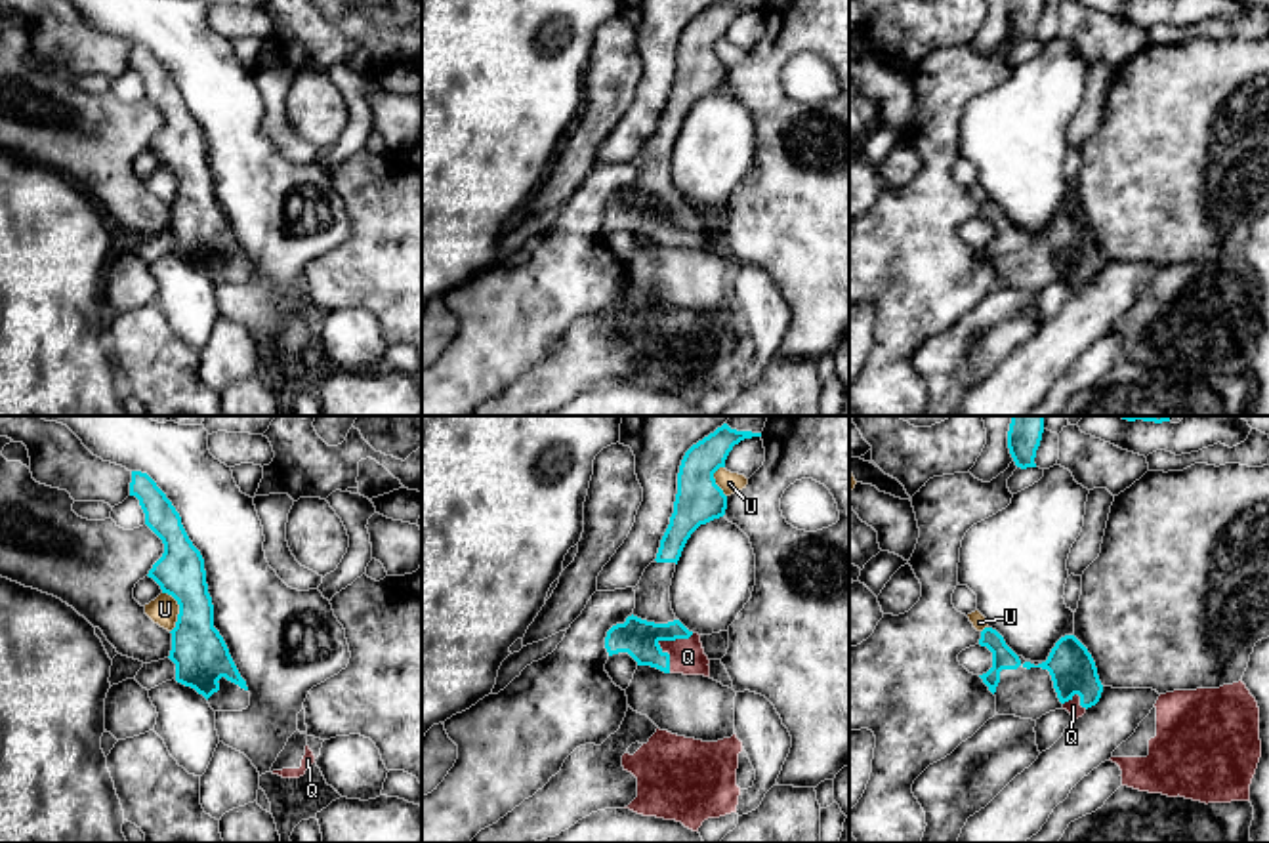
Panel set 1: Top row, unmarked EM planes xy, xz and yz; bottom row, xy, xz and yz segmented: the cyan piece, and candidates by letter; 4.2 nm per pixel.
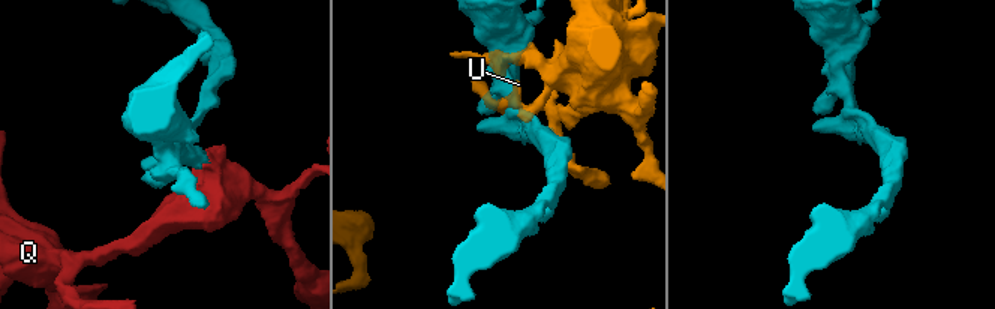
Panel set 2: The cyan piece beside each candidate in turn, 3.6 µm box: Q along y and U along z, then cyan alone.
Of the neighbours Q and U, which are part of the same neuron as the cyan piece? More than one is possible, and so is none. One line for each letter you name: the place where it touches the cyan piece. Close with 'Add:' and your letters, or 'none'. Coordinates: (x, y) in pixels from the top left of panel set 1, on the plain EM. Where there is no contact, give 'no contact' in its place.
Q: xz (661, 212)
Add: Q

